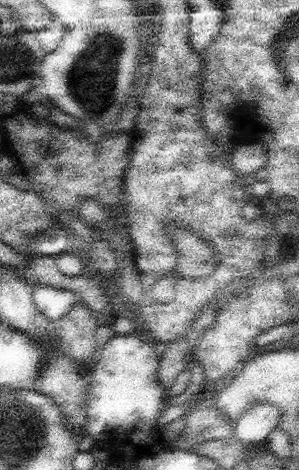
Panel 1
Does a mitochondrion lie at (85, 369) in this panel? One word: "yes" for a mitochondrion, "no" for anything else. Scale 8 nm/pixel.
no

